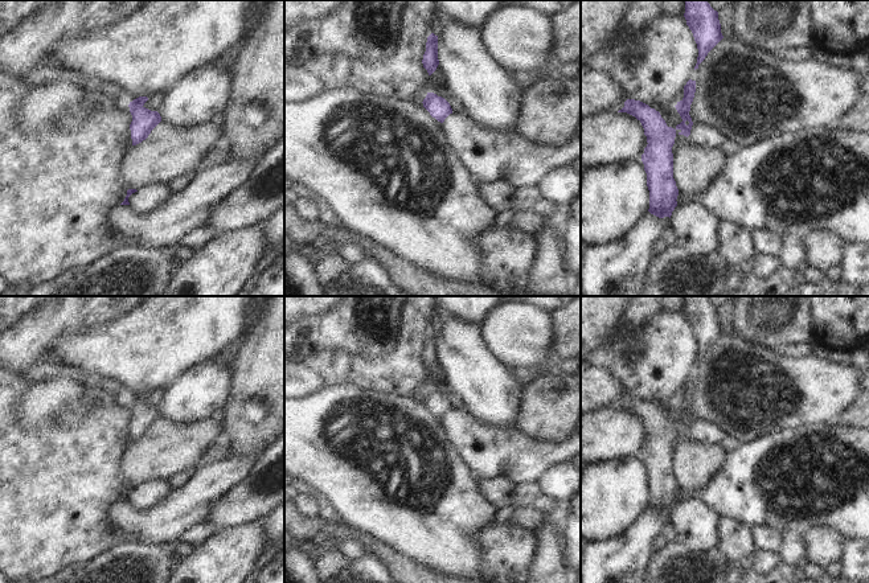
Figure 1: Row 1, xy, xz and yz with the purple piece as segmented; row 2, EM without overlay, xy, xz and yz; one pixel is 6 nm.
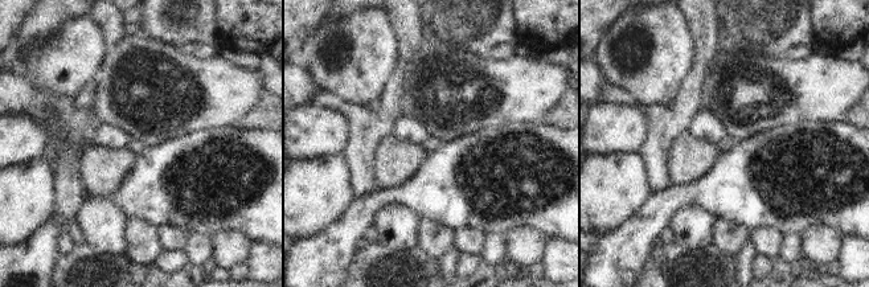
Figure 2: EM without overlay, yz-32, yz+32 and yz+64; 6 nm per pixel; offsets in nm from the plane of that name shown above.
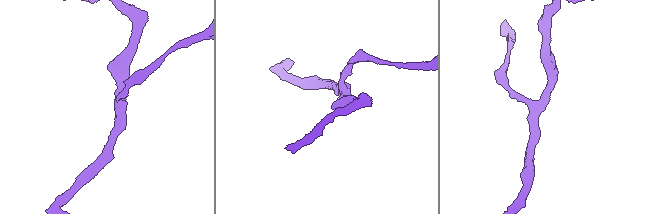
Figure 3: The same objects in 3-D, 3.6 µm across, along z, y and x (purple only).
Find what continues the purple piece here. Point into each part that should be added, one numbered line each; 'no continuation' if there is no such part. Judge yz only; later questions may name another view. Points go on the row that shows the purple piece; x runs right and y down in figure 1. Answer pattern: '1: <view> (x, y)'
no continuation

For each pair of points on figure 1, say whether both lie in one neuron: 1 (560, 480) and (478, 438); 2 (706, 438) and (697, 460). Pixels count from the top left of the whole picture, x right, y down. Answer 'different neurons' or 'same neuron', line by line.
1: different neurons
2: different neurons

